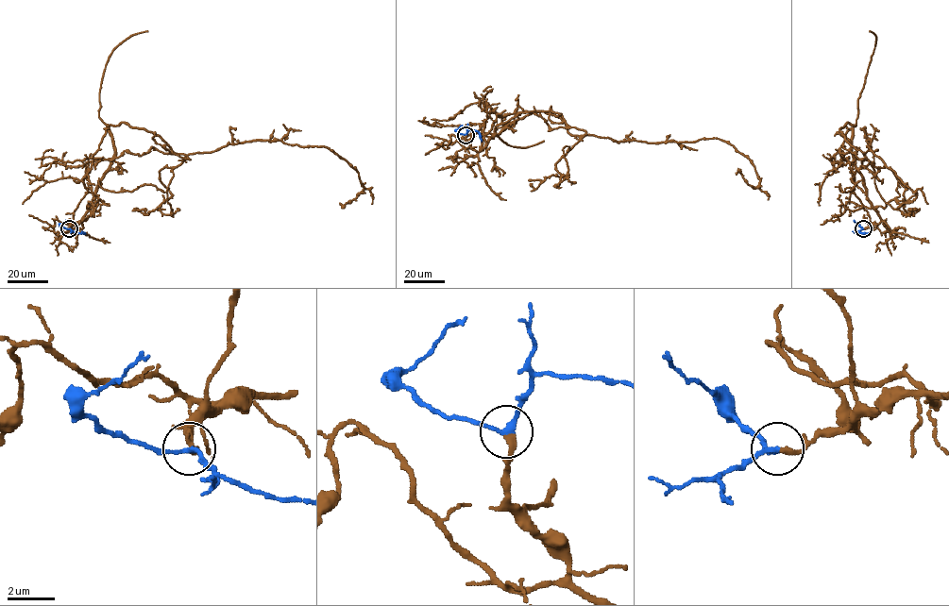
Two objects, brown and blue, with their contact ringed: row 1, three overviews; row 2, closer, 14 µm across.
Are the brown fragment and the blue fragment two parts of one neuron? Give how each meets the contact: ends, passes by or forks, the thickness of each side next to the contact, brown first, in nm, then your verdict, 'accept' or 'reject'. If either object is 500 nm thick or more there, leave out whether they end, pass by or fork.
brown ends; blue passes by; calibres 280 and 200 nm; accept

